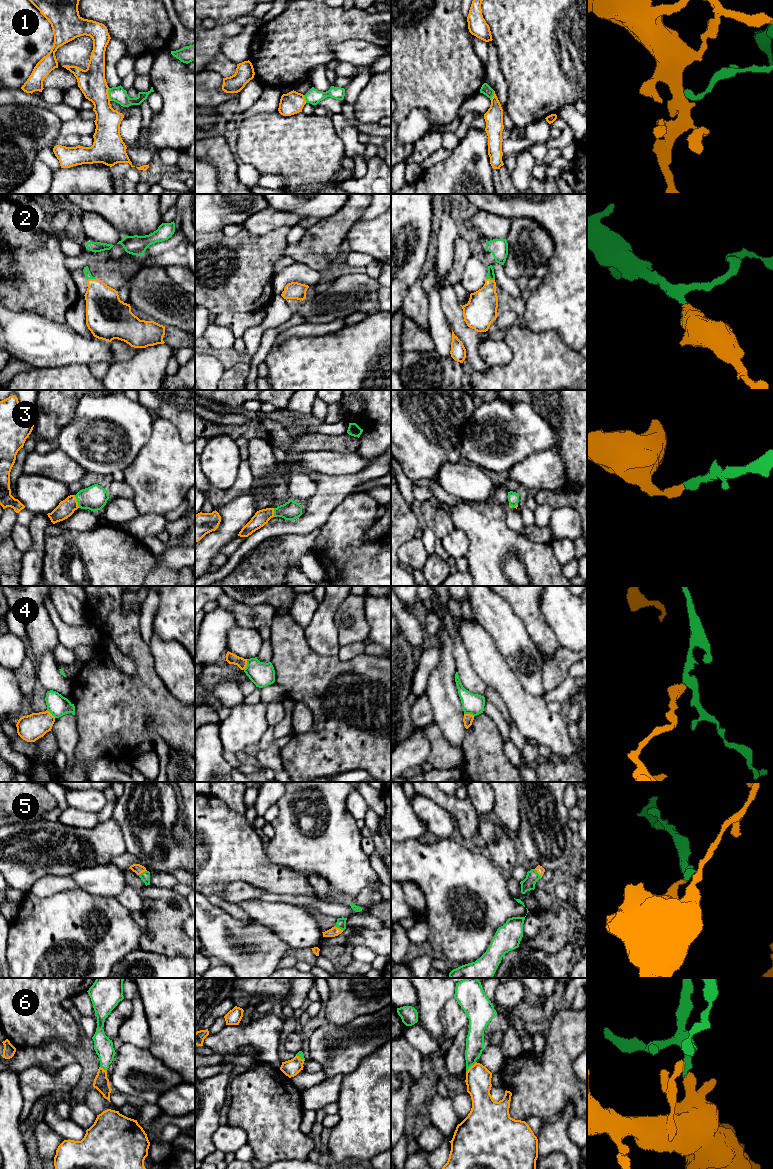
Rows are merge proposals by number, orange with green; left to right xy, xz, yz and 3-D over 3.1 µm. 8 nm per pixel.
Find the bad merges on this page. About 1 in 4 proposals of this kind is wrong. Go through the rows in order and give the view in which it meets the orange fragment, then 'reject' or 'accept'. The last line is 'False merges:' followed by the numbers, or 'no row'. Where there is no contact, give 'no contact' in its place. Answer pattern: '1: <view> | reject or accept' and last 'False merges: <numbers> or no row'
1: xy | reject
2: xy | accept
3: xy | accept
4: xz | reject
5: xz | accept
6: yz | accept
False merges: 1, 4

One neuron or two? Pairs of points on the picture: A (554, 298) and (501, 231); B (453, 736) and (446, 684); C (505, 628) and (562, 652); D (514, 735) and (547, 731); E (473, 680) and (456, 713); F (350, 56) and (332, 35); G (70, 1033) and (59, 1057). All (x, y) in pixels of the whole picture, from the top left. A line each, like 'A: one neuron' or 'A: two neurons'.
A: two neurons
B: one neuron
C: two neurons
D: two neurons
E: two neurons
F: two neurons
G: two neurons

